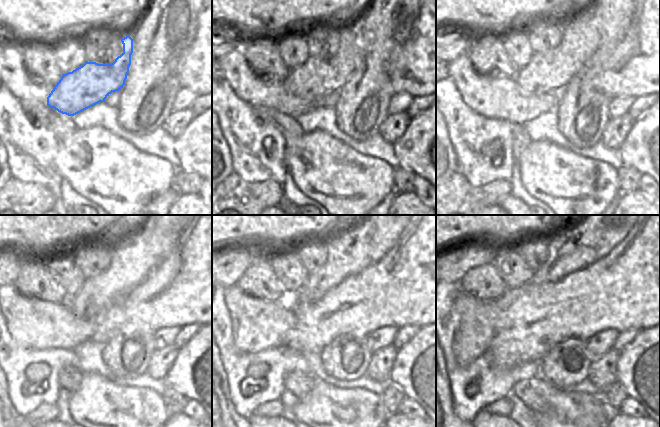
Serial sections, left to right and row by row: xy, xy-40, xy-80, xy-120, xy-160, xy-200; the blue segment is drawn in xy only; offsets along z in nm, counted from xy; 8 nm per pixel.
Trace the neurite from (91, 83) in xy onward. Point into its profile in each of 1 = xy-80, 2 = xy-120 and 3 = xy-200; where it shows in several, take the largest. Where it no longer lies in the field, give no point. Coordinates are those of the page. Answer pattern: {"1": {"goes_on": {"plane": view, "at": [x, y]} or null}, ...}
{"1": {"goes_on": {"plane": "xy-80", "at": [550, 71]}}, "2": {"goes_on": {"plane": "xy-120", "at": [131, 261]}}, "3": {"goes_on": {"plane": "xy-200", "at": [576, 247]}}}

